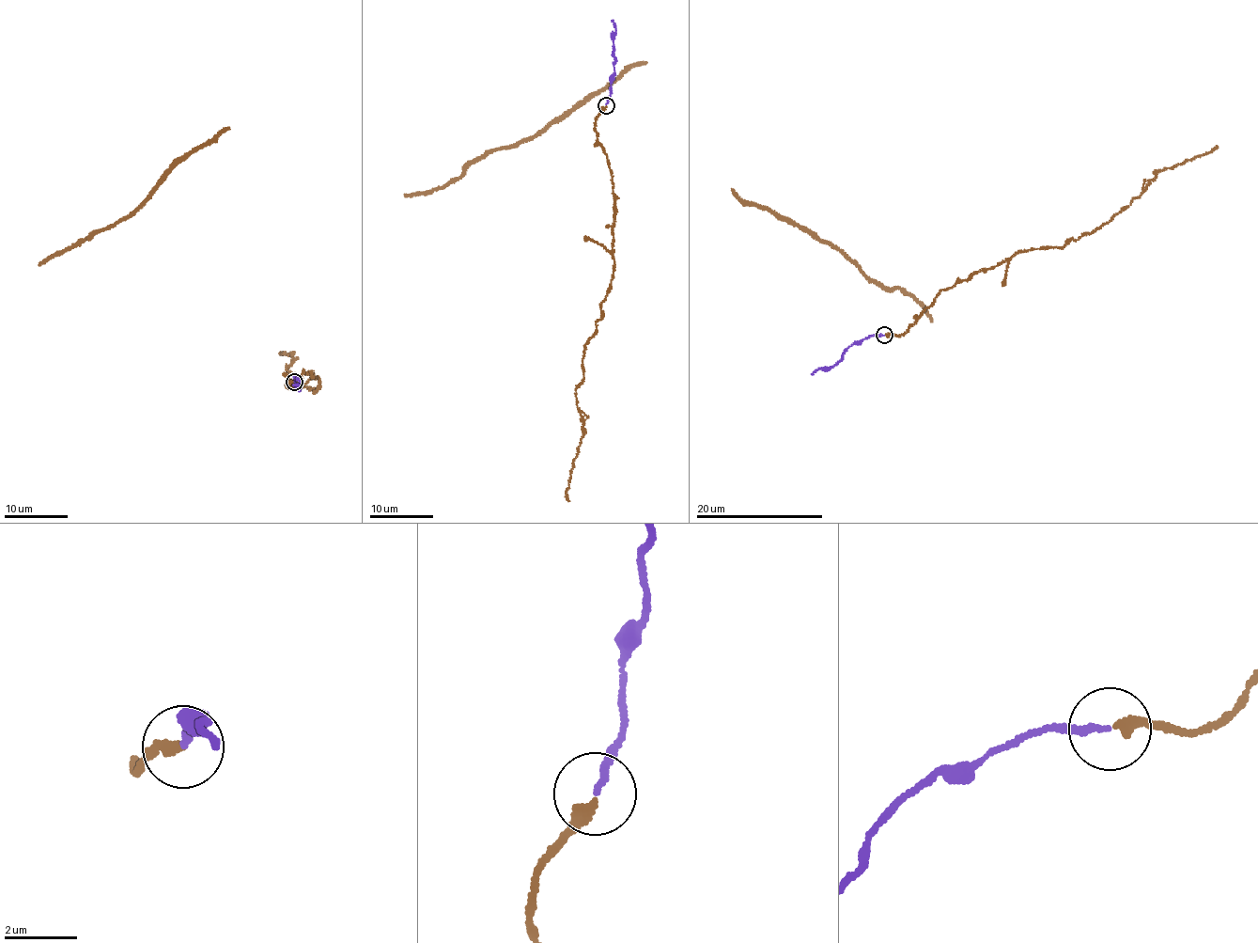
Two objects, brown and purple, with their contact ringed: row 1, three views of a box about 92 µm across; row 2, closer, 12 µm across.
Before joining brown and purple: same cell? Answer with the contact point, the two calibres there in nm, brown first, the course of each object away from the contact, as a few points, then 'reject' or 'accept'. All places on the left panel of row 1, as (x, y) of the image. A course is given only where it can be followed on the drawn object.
(294, 382) | 280/180 nm | brown via (295, 383), (287, 385), (303, 369), (320, 387), (315, 392), (294, 381), (286, 369), (293, 354), (285, 353) | purple via (295, 382), (295, 376), (300, 381), (299, 390), (297, 384), (293, 385) | accept

